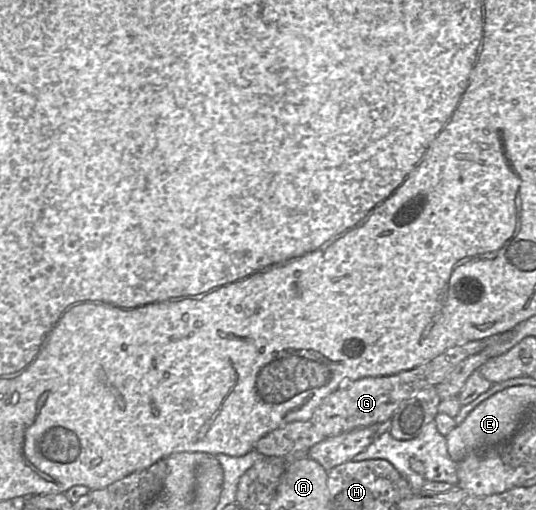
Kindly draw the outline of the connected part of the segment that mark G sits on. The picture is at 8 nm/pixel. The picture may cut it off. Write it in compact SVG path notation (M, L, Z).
M475 340L454 346L425 364L390 376L365 377L342 384L324 398L307 421L291 422L260 438L255 450L264 456L282 457L297 451L308 451L315 444L342 433L390 421L399 405L420 390L436 386L461 361L484 350L485 341Z

